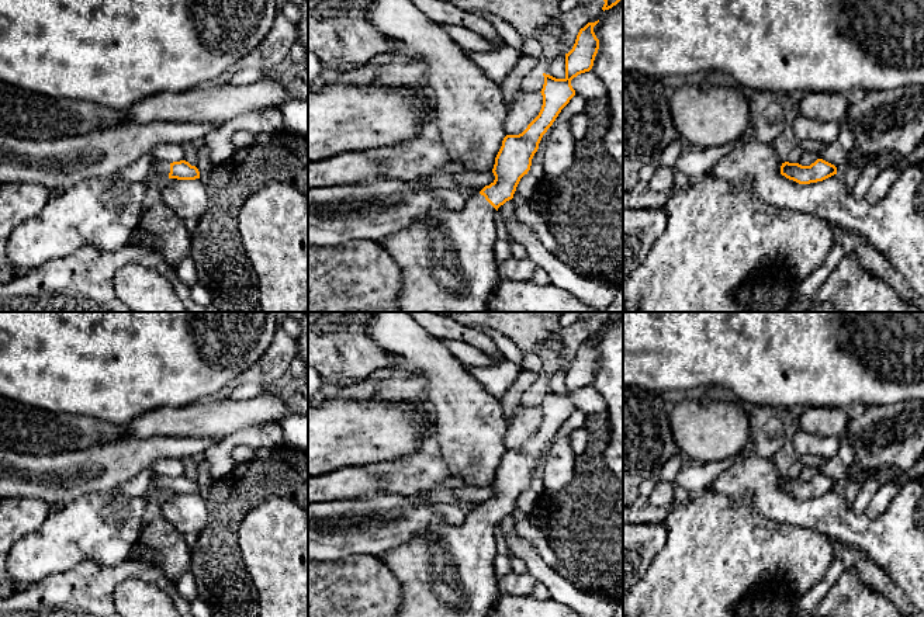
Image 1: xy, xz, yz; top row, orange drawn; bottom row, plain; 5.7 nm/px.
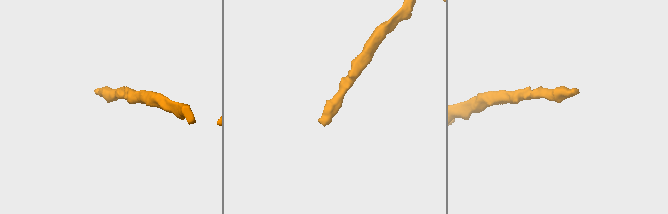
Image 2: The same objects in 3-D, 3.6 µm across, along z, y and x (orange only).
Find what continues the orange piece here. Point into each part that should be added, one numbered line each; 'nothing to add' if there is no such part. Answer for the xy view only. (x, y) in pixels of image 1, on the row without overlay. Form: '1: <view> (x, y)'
1: xy (162, 484)

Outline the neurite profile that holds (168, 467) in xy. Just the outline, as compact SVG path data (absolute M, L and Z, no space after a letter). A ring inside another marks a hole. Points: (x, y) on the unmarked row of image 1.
M174 458L158 460L149 468L155 472L155 476L173 478L184 475L184 467L181 460L174 460Z

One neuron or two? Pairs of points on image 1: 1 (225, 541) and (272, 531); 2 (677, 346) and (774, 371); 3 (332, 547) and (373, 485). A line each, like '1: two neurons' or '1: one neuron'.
1: two neurons
2: one neuron
3: two neurons

